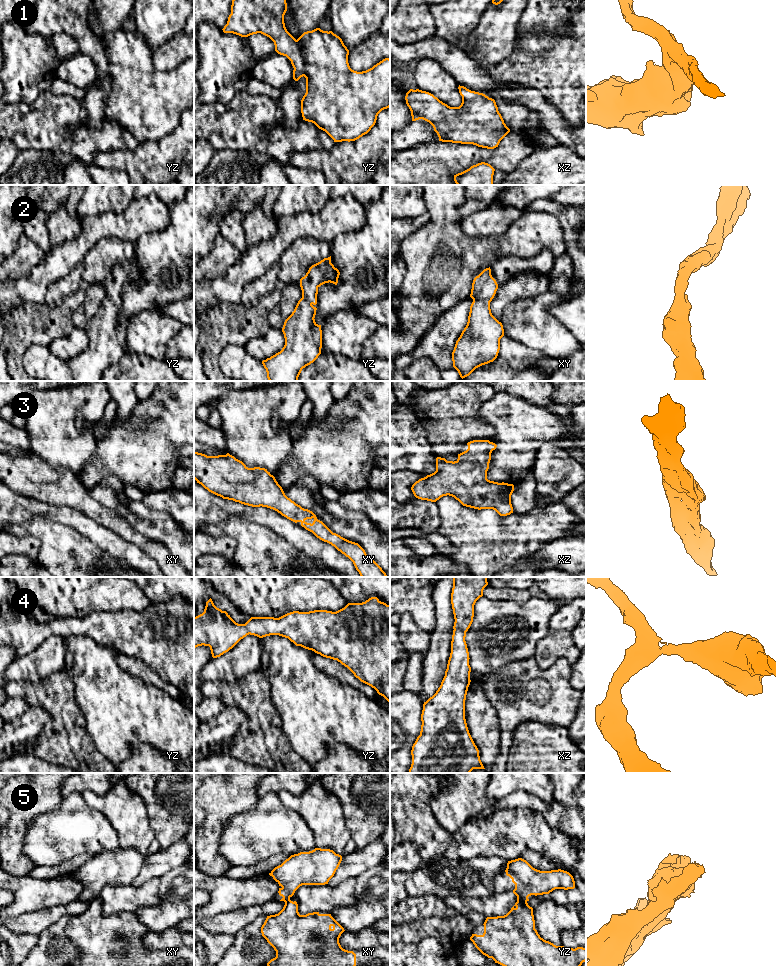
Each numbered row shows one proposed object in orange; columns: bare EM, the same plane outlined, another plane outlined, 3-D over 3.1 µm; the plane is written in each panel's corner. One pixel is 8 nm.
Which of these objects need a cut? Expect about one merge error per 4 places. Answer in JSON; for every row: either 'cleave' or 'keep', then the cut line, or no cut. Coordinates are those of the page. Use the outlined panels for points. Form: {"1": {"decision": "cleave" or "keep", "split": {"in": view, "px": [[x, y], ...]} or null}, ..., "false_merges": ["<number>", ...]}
{"1": {"decision": "keep", "split": null}, "2": {"decision": "keep", "split": null}, "3": {"decision": "keep", "split": null}, "4": {"decision": "keep", "split": null}, "5": {"decision": "cleave", "split": {"in": "yz", "px": [[517, 896], [526, 901]]}}, "false_merges": ["5"]}

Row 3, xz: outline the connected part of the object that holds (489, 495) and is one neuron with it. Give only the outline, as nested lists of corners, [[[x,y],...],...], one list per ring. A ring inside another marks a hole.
[[[473,440],[467,443],[468,449],[458,454],[456,461],[436,458],[436,471],[416,481],[411,490],[414,496],[421,500],[436,502],[443,496],[452,496],[463,506],[474,509],[493,509],[500,516],[513,513],[511,495],[514,485],[498,483],[487,479],[487,471],[491,460],[491,453],[497,445],[489,440]]]

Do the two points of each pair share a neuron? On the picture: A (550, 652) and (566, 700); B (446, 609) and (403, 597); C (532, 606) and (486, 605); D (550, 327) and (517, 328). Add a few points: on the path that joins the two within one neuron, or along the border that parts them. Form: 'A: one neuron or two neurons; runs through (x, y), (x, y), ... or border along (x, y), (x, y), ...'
A: two neurons; border along (533, 657), (540, 668), (560, 658), (571, 664)
B: two neurons; border along (434, 587), (432, 602), (435, 626), (432, 629)
C: one neuron; runs through (521, 610), (497, 610)
D: one neuron; runs through (542, 328), (525, 328)

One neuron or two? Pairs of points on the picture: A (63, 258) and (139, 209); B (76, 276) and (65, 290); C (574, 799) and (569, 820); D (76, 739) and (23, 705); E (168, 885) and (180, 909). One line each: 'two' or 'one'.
A: one
B: one
C: two
D: two
E: one

